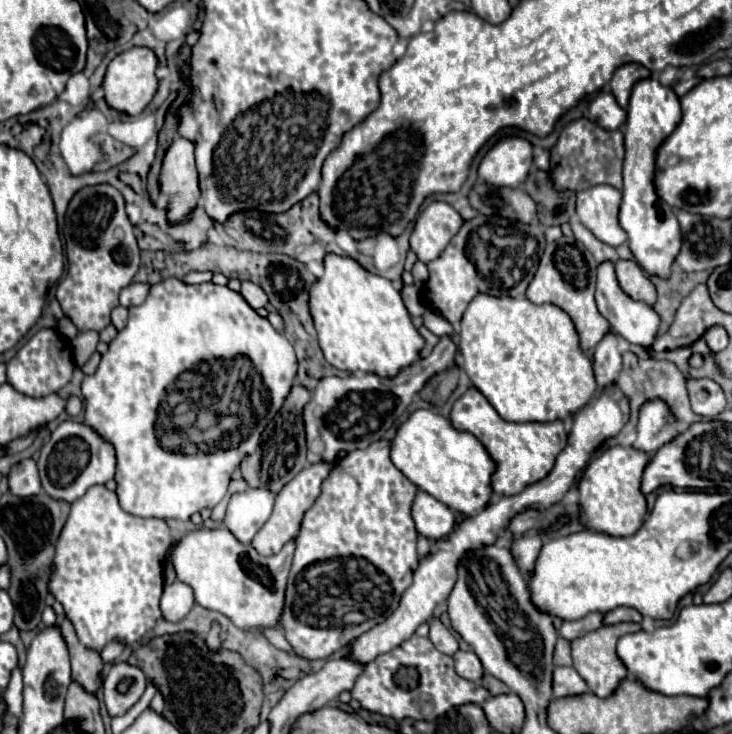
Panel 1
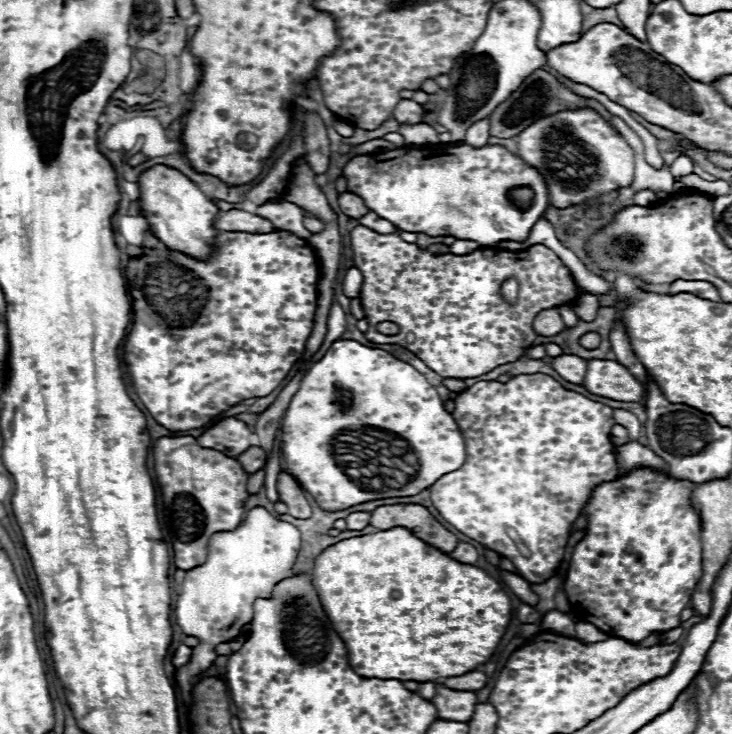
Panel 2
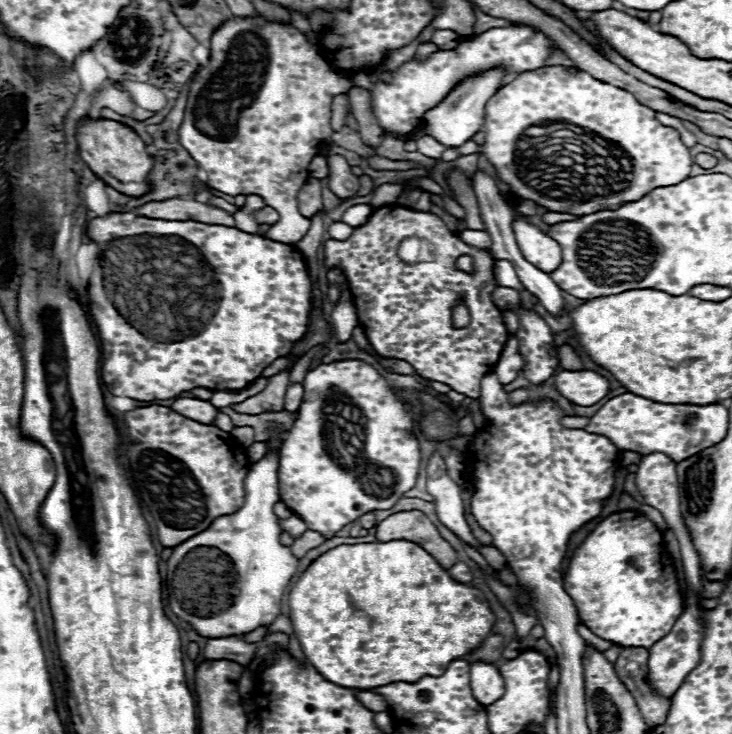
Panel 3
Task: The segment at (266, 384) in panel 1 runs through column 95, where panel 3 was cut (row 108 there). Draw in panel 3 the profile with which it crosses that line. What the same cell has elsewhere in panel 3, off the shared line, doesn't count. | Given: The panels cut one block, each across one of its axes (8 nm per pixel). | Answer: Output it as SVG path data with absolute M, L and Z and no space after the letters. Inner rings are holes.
M510 24L506 28L490 28L484 34L474 36L472 40L464 40L456 50L438 50L420 64L412 60L404 64L400 70L390 72L390 84L378 82L378 74L384 72L384 66L380 66L378 72L370 76L370 80L376 84L376 88L370 90L374 116L378 118L378 124L384 130L408 136L412 128L418 128L422 124L424 112L436 106L436 102L440 102L448 94L448 90L452 90L456 82L460 82L460 78L500 64L508 66L514 72L536 70L546 66L546 58L550 58L556 50L558 46L540 30L522 24Z

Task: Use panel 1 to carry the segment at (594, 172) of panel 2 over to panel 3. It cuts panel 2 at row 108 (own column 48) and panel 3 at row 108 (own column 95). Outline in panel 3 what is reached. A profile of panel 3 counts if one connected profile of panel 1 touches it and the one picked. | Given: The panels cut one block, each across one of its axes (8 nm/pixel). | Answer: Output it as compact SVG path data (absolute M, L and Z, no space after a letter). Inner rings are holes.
M544 66L540 70L522 72L516 80L502 86L488 100L486 122L484 122L484 132L486 132L484 146L476 146L474 142L466 142L456 150L460 152L460 156L474 154L474 152L486 154L486 158L494 164L498 178L504 180L506 184L510 184L512 192L516 192L520 198L534 200L538 206L544 206L552 212L566 212L566 214L584 216L584 214L592 214L598 210L616 210L624 202L634 202L636 198L642 198L644 194L648 194L648 190L654 190L656 186L674 186L676 182L682 182L684 178L690 176L692 158L690 158L688 148L680 142L678 132L674 128L662 126L654 114L656 112L652 108L642 106L626 90L620 90L612 84L600 82L586 72L578 72L572 76L572 74L564 72L564 66ZM548 118L564 118L564 122L548 122ZM566 122L576 122L574 132L578 130L578 134L584 136L582 148L586 148L586 150L582 150L578 154L578 152L570 152L570 150L562 148L560 152L554 152L556 156L550 156L548 154L548 128L556 126L556 124L558 126L574 126L574 124L566 124Z

